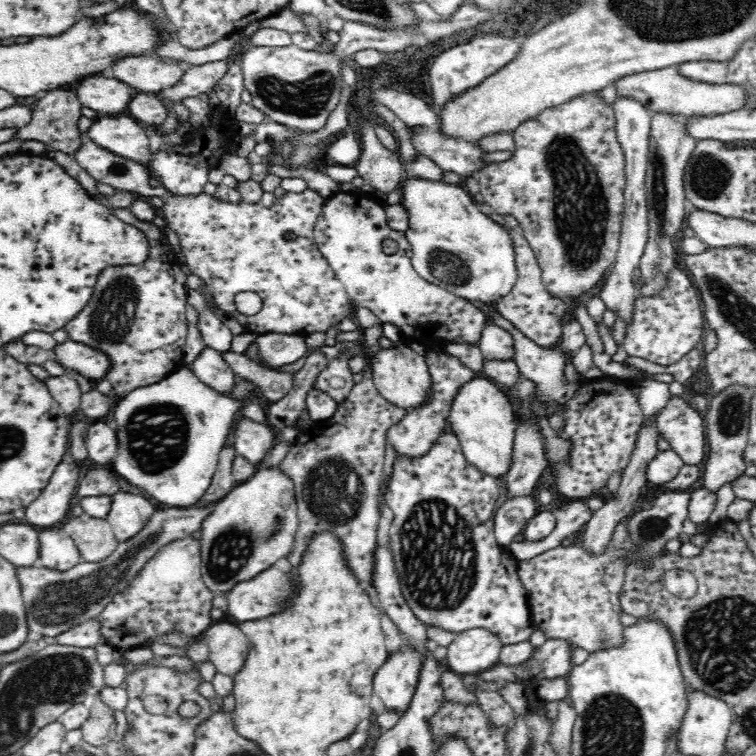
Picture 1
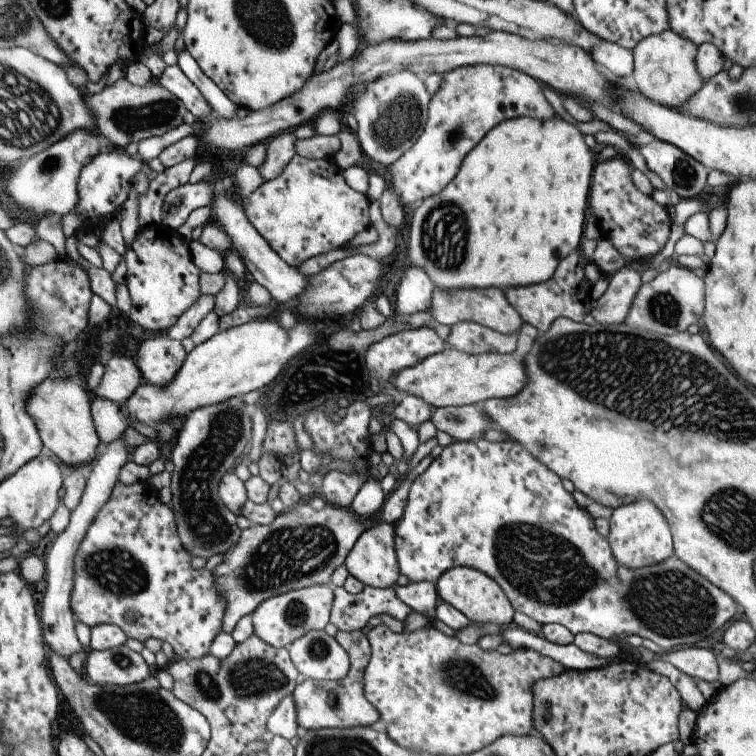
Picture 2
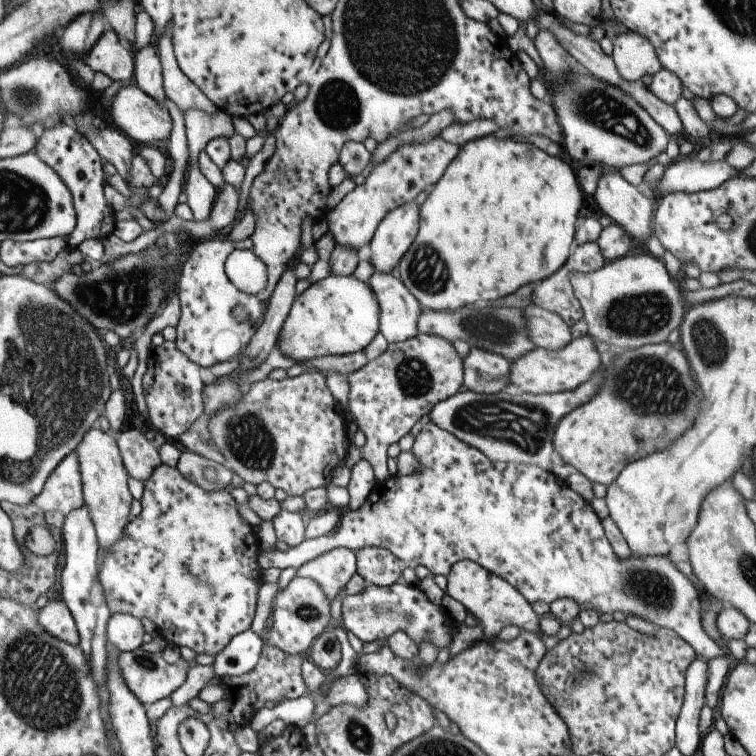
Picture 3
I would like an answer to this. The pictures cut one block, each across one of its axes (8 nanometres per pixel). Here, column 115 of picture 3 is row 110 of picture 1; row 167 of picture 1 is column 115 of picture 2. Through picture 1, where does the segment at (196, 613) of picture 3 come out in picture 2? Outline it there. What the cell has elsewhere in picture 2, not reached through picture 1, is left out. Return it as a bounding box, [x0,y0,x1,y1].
[70,482,226,659]

